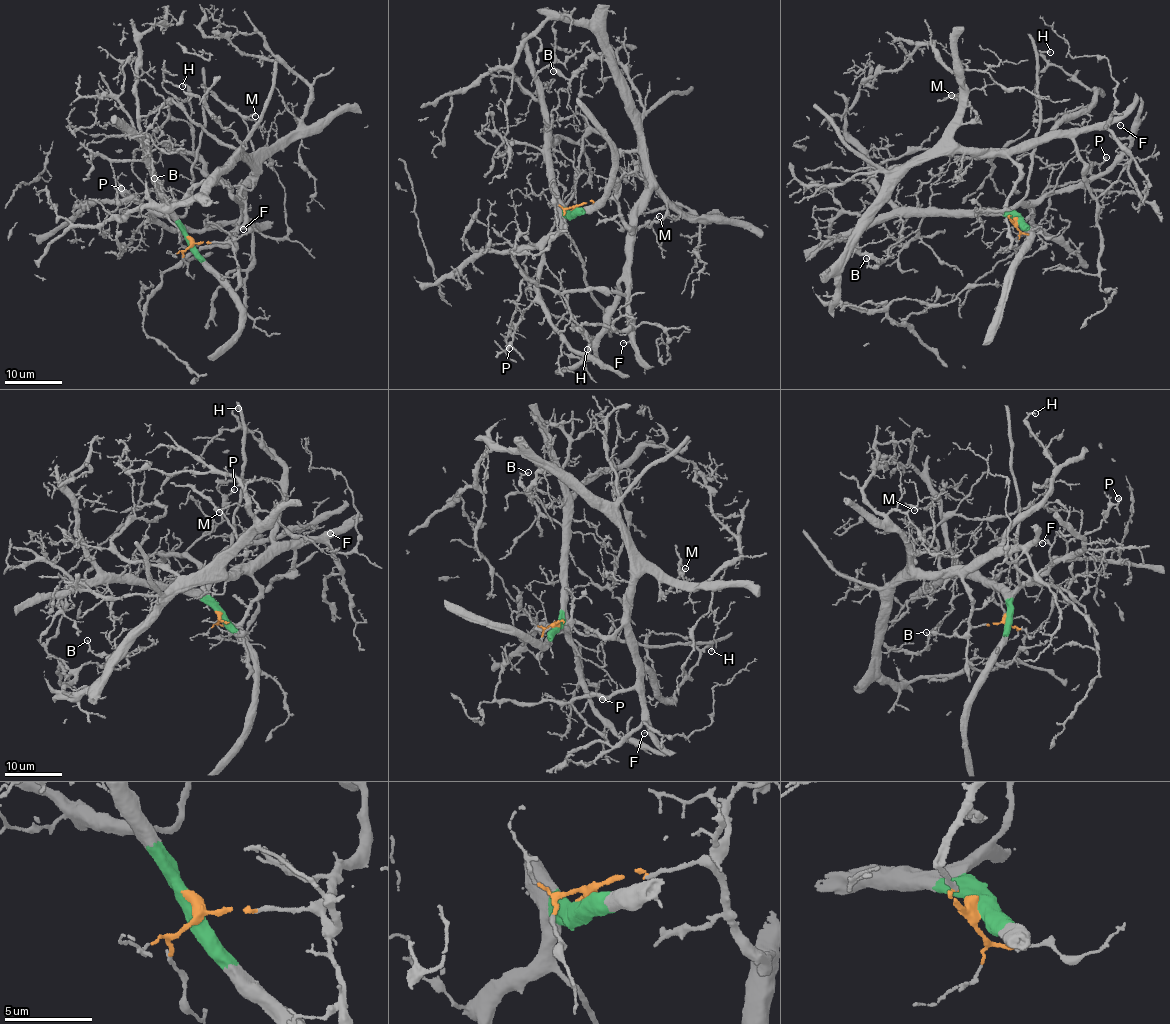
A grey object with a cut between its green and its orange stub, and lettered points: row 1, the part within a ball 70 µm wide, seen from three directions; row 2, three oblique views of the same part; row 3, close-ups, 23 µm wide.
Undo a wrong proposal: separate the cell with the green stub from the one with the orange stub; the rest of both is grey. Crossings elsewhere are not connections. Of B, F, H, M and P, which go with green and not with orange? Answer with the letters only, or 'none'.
P

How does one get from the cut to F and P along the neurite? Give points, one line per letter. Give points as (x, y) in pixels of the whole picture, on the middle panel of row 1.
F: (575, 211), (580, 204), (610, 198), (617, 204), (631, 231), (633, 229), (629, 267), (630, 339), (622, 343)
P: (573, 212), (554, 232), (518, 251), (516, 263), (524, 274), (506, 341), (510, 348)

